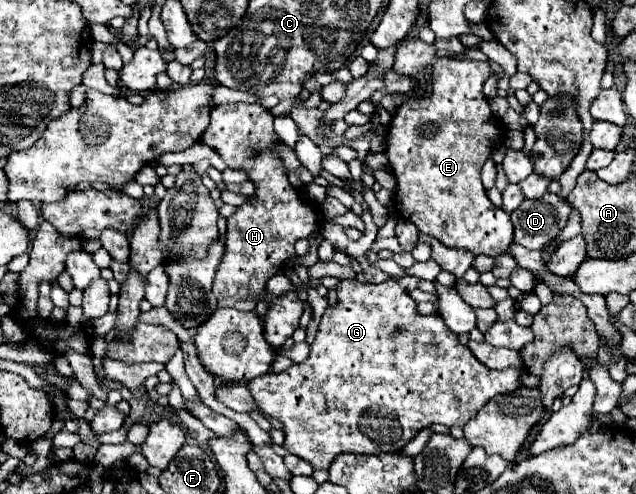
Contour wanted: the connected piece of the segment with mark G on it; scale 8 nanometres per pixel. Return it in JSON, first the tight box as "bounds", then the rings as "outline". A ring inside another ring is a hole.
{"bounds":[248,279,522,469],"outline":[[[344,279],[338,283],[338,301],[334,305],[328,305],[328,309],[324,311],[322,315],[322,321],[320,321],[320,327],[318,327],[318,335],[314,339],[314,343],[310,345],[312,351],[310,351],[310,357],[300,363],[300,365],[292,365],[290,369],[282,371],[282,373],[268,373],[266,377],[256,377],[254,381],[248,383],[248,389],[250,389],[250,395],[254,397],[258,409],[262,409],[264,413],[268,413],[270,417],[278,419],[284,423],[284,433],[286,433],[286,441],[284,441],[284,447],[288,449],[288,453],[294,453],[306,461],[310,461],[310,465],[314,469],[328,469],[334,457],[340,455],[340,453],[398,453],[404,449],[404,445],[416,437],[418,431],[422,431],[424,427],[432,425],[432,423],[442,423],[446,427],[462,427],[470,417],[474,417],[474,413],[486,405],[492,397],[496,395],[502,395],[502,393],[512,393],[514,389],[520,389],[522,383],[520,383],[520,375],[522,375],[522,369],[486,369],[486,365],[482,365],[474,353],[470,353],[470,349],[466,345],[460,343],[458,335],[452,333],[440,315],[420,315],[416,311],[416,303],[414,299],[400,289],[400,285],[394,281],[394,279],[388,279],[384,283],[360,283],[360,281],[354,281],[354,279]]]}

